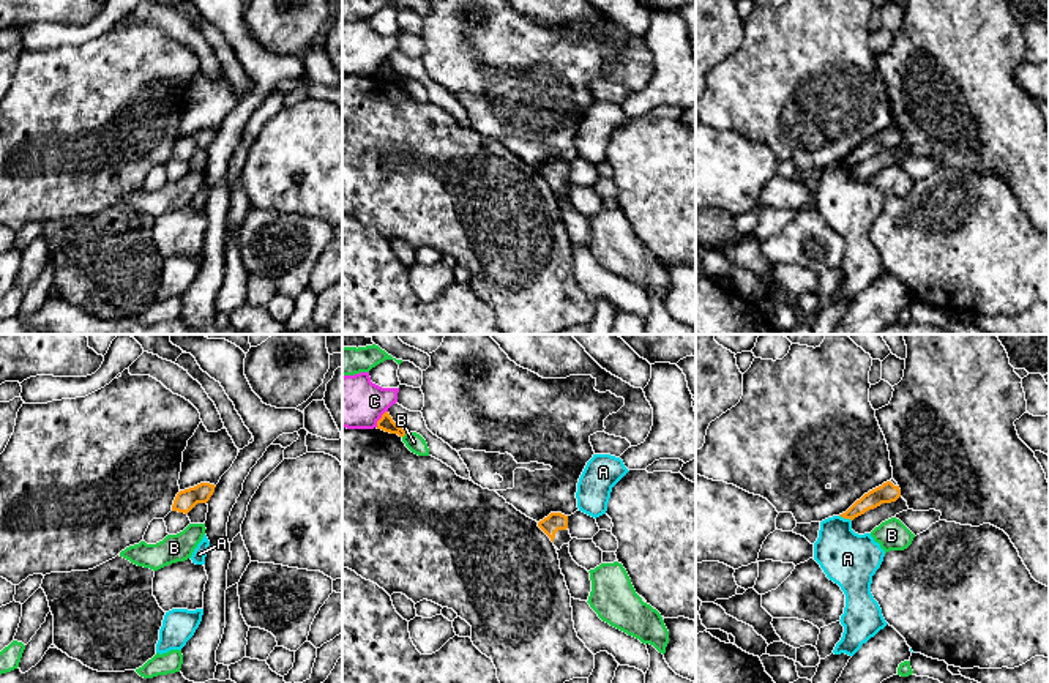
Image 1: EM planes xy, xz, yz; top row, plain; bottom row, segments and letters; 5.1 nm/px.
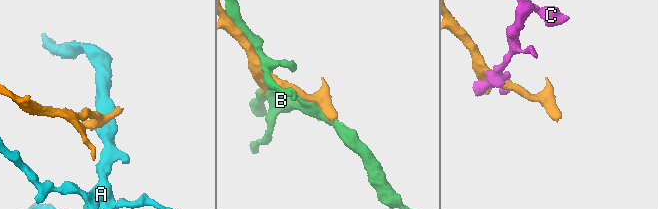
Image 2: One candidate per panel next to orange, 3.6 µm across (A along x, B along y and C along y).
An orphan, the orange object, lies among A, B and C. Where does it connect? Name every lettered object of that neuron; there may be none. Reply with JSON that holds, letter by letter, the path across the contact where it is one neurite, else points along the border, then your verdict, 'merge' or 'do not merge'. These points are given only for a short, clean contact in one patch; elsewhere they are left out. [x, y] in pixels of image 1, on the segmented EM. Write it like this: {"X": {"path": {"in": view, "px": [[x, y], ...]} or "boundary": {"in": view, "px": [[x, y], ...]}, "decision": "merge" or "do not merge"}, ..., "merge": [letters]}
{"A": {"decision": "do not merge"}, "B": {"decision": "do not merge"}, "C": {"boundary": {"in": "xz", "px": [[387, 410], [376, 426]]}, "decision": "do not merge"}, "merge": []}

